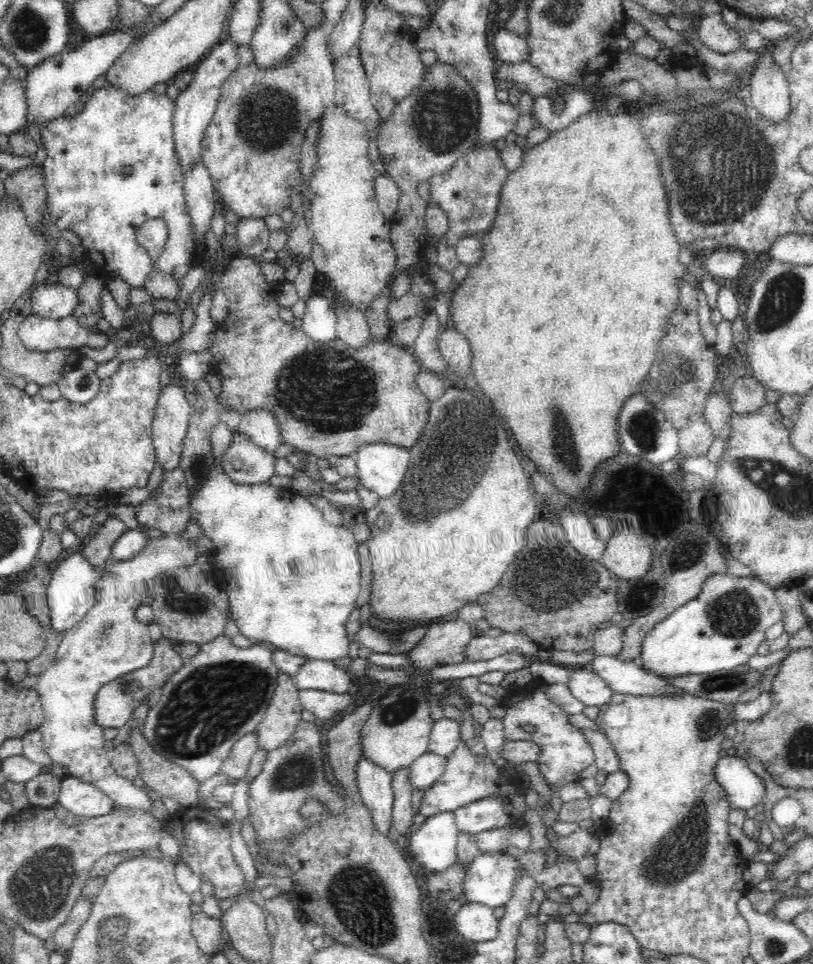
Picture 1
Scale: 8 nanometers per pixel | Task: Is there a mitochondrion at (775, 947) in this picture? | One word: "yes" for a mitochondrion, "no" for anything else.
yes

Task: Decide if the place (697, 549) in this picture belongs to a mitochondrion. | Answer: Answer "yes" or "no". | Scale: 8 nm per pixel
yes

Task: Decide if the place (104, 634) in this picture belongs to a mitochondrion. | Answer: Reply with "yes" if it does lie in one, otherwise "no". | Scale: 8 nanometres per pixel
yes

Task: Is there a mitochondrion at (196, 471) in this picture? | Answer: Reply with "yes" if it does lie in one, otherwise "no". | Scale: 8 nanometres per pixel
yes

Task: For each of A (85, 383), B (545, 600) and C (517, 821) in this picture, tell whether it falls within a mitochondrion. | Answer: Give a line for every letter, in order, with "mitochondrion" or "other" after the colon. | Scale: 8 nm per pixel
A: mitochondrion
B: mitochondrion
C: other

